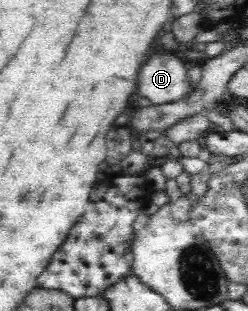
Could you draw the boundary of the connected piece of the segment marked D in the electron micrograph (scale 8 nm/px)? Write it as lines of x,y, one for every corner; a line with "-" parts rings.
170,49
152,53
136,73
136,89
154,105
176,101
192,92
187,68
184,58
174,56

